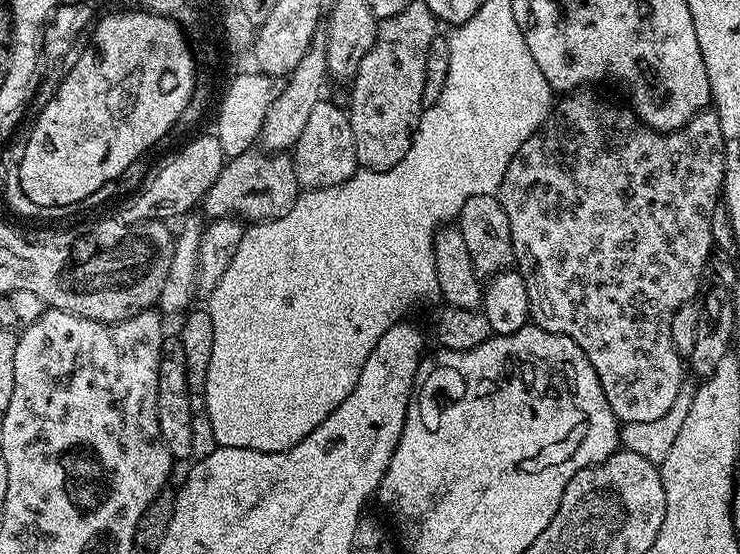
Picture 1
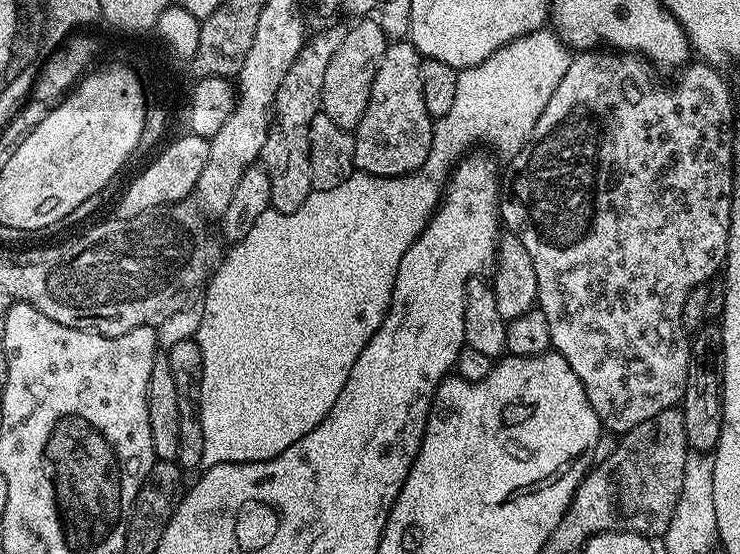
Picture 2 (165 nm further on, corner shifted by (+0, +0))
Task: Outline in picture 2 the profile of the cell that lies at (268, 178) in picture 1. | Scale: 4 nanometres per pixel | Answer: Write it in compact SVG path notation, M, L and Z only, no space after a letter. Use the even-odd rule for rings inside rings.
M324 28L317 36L309 35L304 41L302 50L298 50L298 58L294 58L294 66L286 70L286 78L282 78L282 86L278 86L276 101L272 103L270 123L266 146L262 146L260 160L272 177L271 207L277 212L293 212L306 202L306 198L314 191L310 174L310 122L321 111L320 95L322 82L326 78L326 66L330 66L330 58L334 58L334 50L342 46L345 29Z

